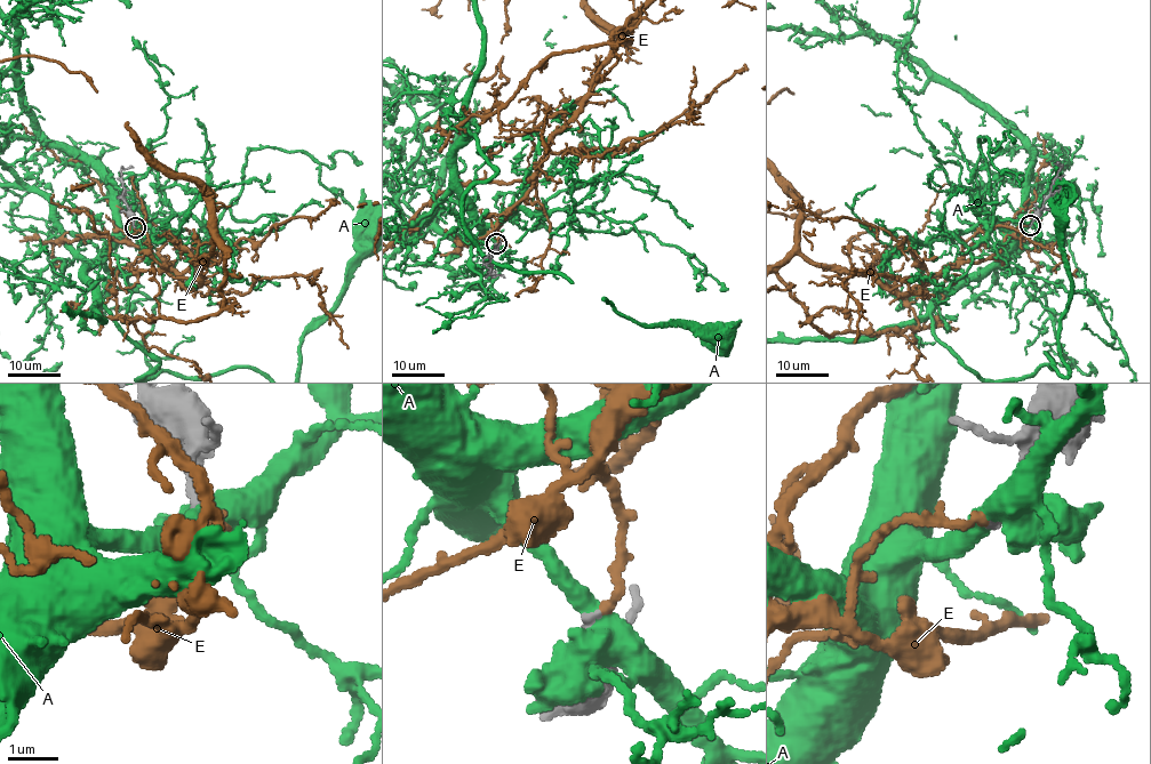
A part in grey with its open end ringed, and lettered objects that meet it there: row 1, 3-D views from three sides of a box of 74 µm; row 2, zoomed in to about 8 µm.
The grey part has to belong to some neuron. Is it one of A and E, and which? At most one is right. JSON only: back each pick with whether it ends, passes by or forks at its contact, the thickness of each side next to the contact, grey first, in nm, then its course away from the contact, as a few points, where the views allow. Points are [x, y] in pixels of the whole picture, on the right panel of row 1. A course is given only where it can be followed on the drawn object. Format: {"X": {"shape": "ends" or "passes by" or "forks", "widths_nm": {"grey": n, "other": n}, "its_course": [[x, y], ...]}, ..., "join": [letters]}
{"E": {"shape": "ends", "widths_nm": {"grey": 160, "other": 170}}, "join": ["E"]}

